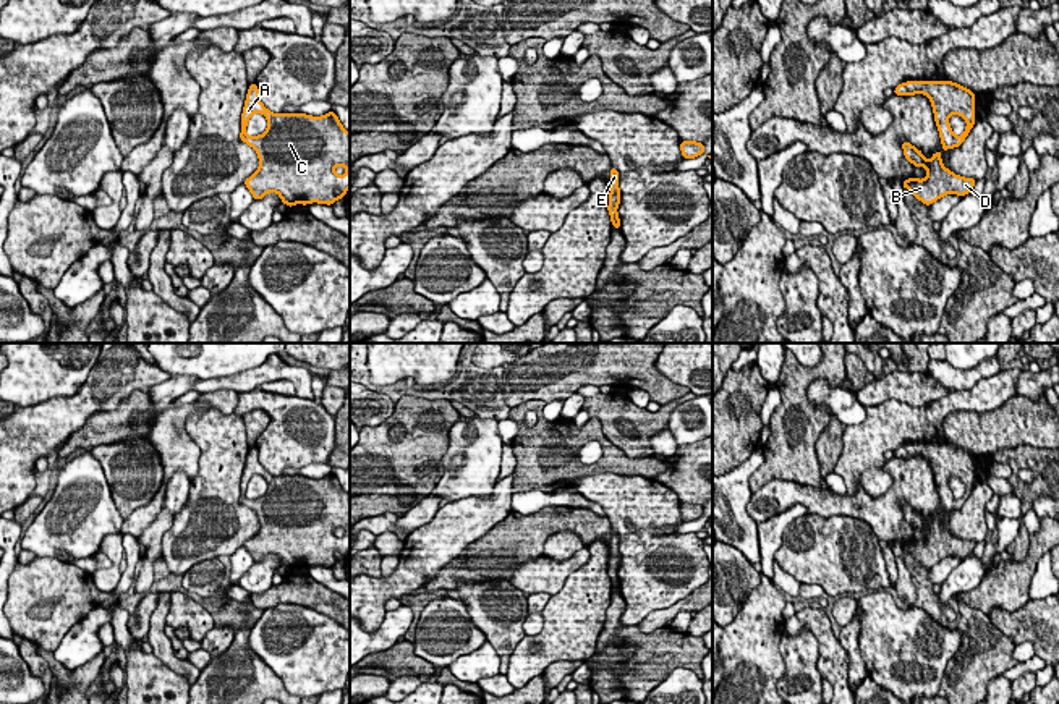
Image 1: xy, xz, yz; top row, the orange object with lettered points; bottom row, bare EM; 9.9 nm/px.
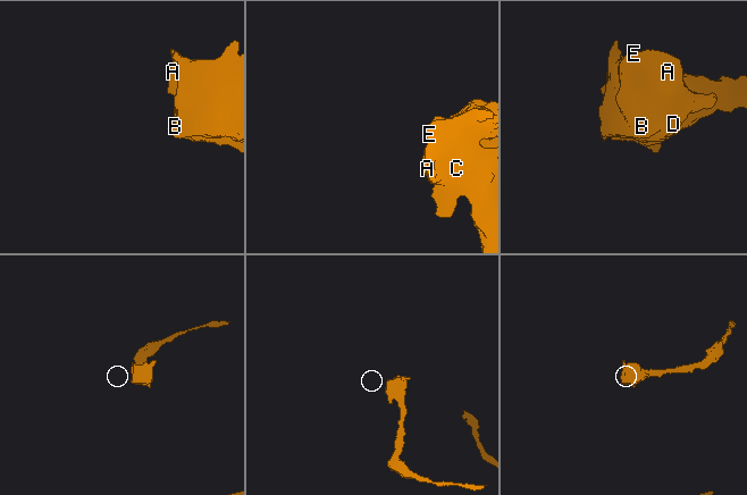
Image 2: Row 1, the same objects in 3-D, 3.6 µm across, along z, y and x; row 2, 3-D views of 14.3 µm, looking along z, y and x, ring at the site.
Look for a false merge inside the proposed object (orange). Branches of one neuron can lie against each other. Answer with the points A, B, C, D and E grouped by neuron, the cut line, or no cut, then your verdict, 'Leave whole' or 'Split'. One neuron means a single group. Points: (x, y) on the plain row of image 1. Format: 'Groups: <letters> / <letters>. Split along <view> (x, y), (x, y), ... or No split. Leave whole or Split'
Groups: A B C D E. No split. Leave whole

